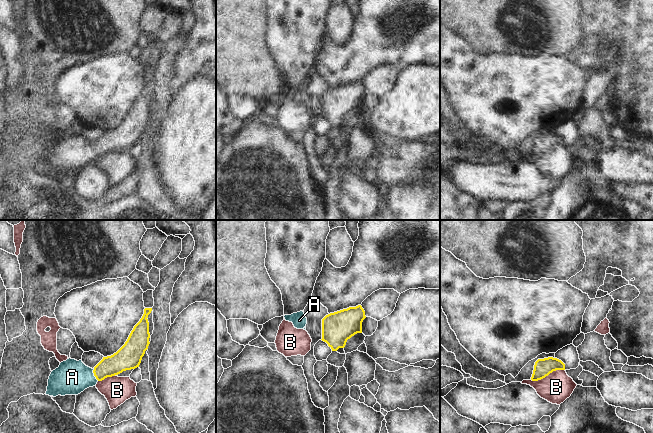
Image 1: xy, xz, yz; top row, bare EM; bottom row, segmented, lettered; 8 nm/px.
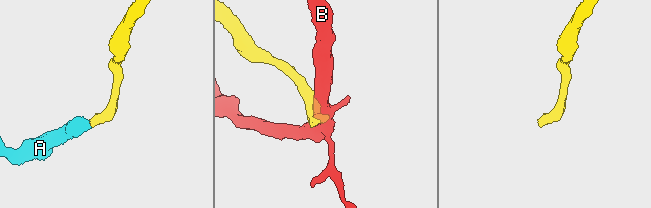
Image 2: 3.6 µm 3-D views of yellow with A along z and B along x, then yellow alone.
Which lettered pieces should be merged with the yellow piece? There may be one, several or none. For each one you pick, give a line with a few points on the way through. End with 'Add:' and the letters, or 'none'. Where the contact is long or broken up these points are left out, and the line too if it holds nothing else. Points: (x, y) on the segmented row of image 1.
A: Path across: xy (109, 366), (94, 375), (72, 377)
Add: A

